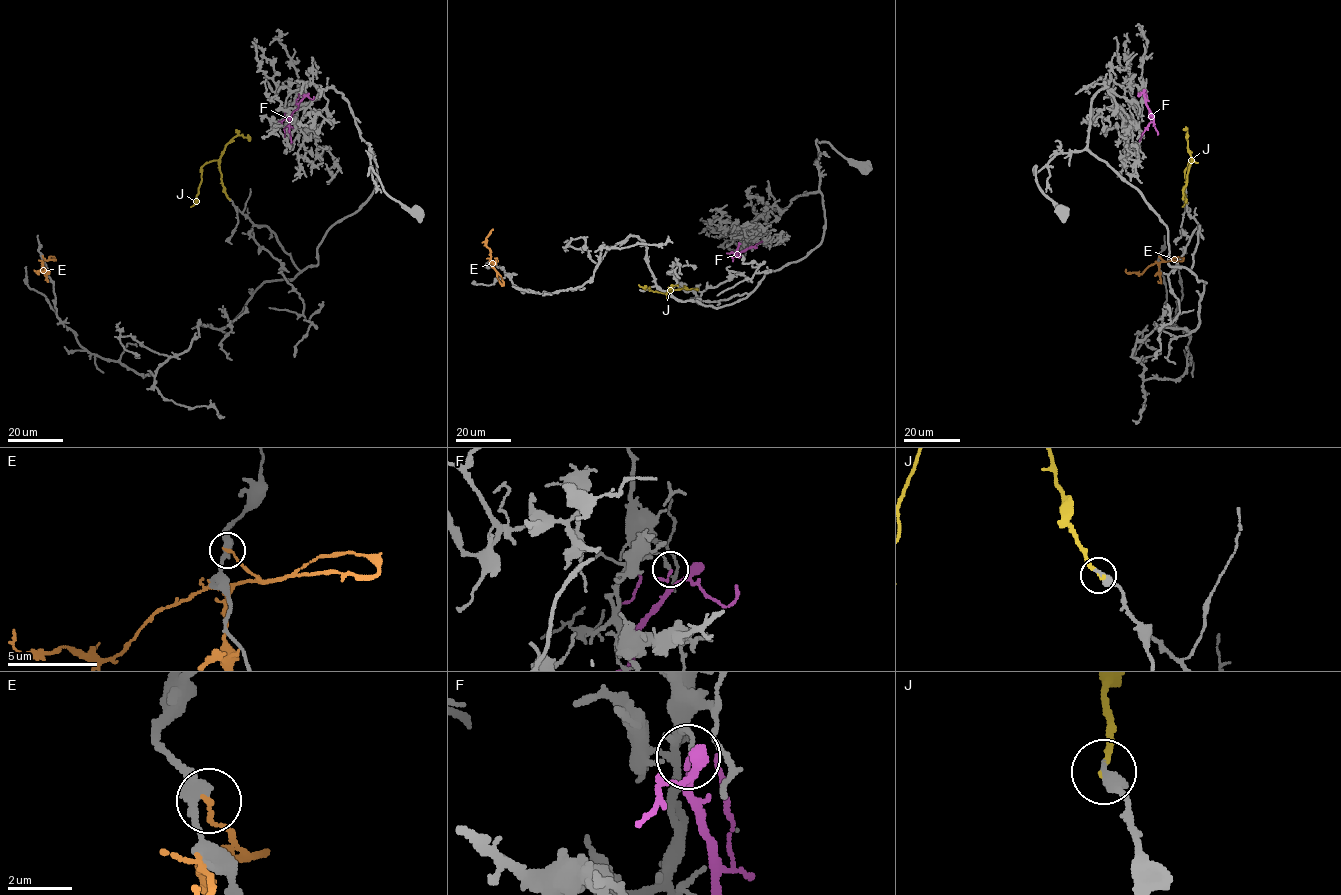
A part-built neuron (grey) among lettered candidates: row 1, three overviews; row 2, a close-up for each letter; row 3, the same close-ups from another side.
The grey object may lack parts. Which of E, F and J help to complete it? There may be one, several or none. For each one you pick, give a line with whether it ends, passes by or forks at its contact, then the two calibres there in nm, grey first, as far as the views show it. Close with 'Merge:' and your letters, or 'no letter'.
J: it ends there; 360 nm thick on the grey side, 160 nm on the other
Merge: J

